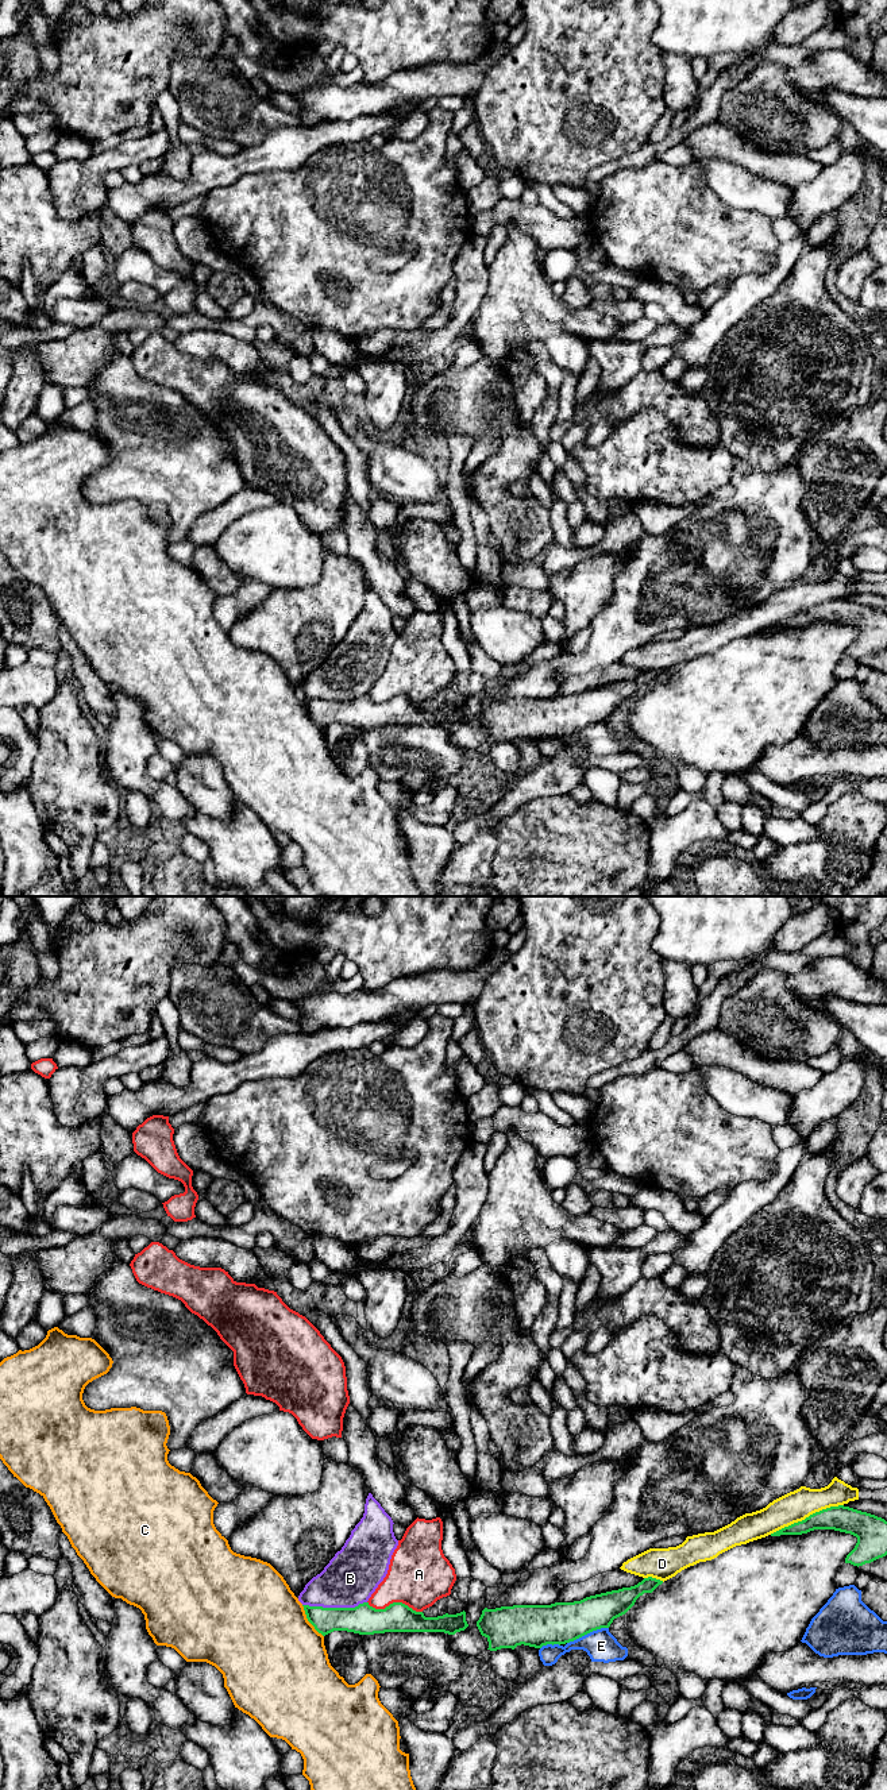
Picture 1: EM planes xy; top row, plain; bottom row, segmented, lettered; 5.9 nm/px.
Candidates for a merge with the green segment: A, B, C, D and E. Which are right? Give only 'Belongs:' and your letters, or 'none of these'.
Belongs: none of these

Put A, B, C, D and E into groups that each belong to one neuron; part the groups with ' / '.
A / B / C / D / E

